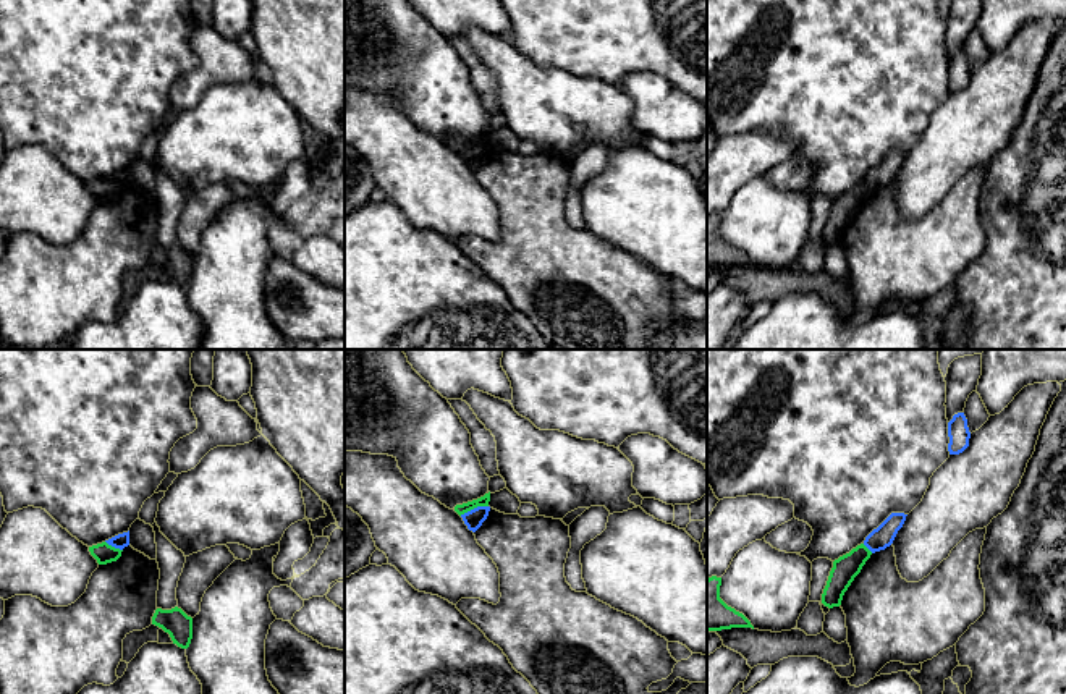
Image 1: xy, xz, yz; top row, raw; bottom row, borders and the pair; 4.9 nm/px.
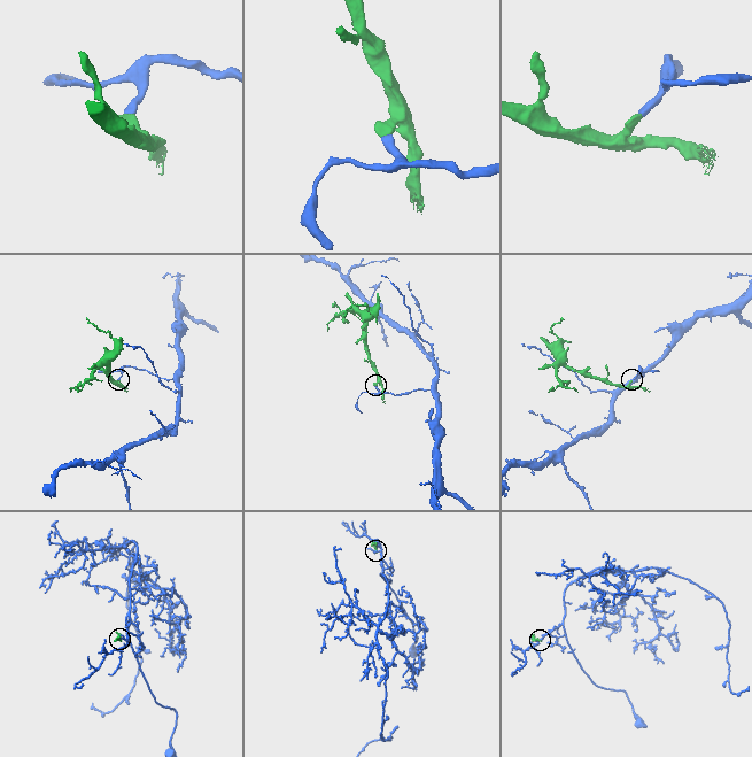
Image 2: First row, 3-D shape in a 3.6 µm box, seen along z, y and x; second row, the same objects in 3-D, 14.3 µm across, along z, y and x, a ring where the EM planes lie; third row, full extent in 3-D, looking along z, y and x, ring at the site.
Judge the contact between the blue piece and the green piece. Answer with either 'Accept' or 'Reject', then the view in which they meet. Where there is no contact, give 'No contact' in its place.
Reject. Touches blue in xz

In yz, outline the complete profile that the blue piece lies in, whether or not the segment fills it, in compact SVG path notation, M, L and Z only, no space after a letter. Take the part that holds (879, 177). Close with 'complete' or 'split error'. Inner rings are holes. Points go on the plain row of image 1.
M891 150L877 167L864 178L864 183L872 189L880 189L890 184L906 159L904 150Z; complete

